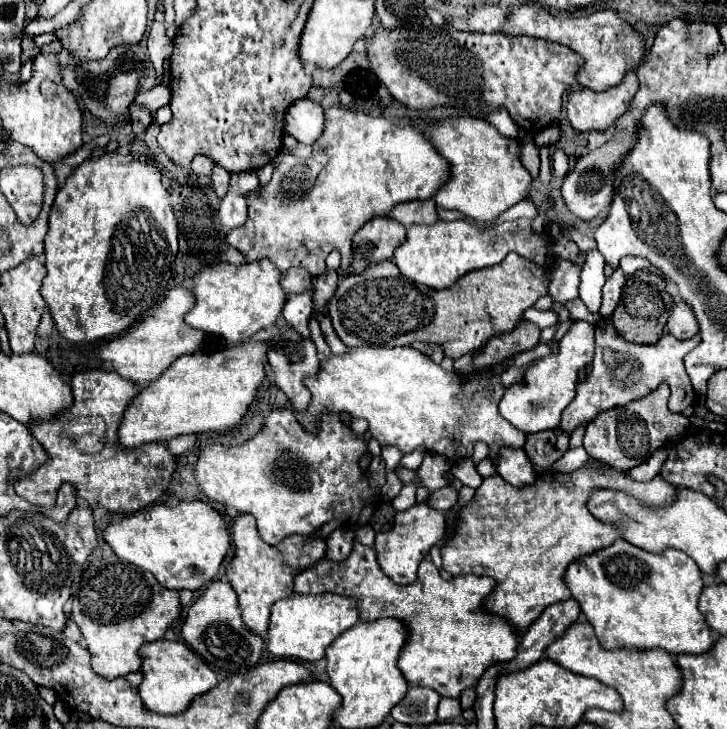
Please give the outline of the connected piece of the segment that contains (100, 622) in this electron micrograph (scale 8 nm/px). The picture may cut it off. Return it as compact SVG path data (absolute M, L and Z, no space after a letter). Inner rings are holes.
M116 555L88 561L72 601L72 617L84 635L86 649L92 657L92 669L106 679L116 679L132 671L140 671L140 645L162 639L164 631L174 619L178 619L178 615L180 601L176 591L162 587L160 593L160 583L152 577L152 573L138 569L132 563L118 559ZM104 603L112 603L110 621L106 621Z

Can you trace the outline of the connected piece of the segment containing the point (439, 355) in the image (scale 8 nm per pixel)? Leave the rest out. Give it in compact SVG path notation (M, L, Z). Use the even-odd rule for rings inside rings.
M412 343L412 347L414 349L418 349L418 351L424 351L432 361L442 361L444 359L444 351L442 351L442 347L438 347L438 345L434 345L434 343Z

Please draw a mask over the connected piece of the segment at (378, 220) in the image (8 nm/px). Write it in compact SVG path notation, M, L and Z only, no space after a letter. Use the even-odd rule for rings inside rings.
M382 215L370 219L352 239L354 247L354 259L352 259L352 271L360 273L364 267L376 261L392 259L394 249L406 239L406 229L398 221L392 221L392 217Z

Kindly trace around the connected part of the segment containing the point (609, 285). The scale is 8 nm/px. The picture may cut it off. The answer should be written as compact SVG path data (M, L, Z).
M616 269L604 283L602 287L602 307L600 307L600 315L602 317L610 317L612 311L616 309L620 297L622 297L622 287L626 283L626 275L622 273L622 269Z

